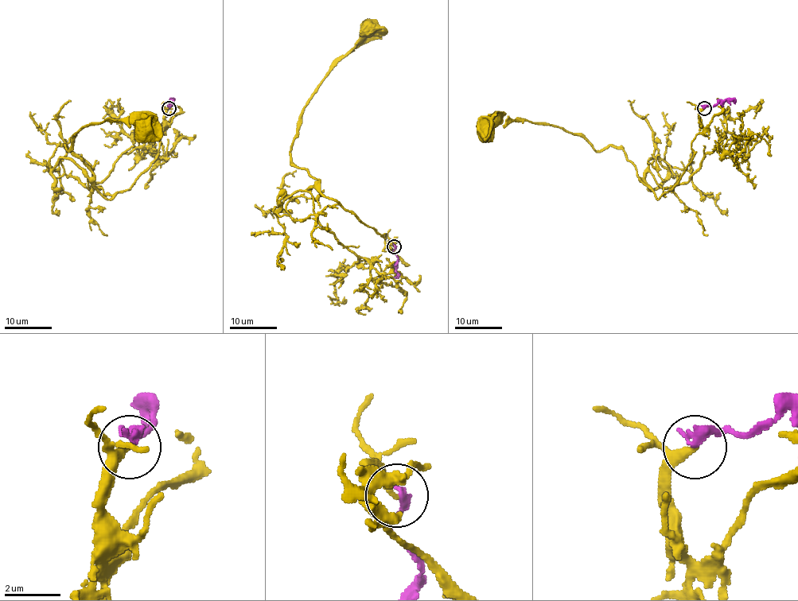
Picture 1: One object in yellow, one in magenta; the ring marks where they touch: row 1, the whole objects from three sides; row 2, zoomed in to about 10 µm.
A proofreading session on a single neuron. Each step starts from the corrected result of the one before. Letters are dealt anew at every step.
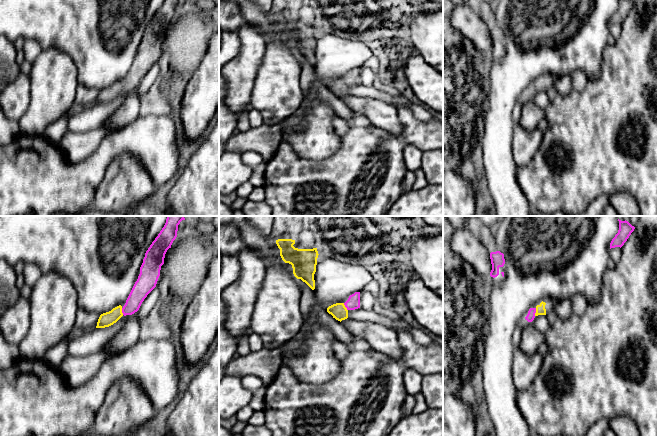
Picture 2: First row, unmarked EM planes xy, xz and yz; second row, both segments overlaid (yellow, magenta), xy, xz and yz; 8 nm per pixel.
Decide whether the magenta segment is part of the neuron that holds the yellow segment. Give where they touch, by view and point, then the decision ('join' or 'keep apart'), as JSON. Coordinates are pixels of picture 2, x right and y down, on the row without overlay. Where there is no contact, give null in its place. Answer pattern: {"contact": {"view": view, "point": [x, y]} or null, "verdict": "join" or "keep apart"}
{"contact": {"view": "yz", "point": [536, 88]}, "verdict": "join"}

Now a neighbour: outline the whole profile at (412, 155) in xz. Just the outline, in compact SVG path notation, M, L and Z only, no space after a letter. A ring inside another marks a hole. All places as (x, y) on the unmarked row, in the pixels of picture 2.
M408 145L404 148L403 160L407 170L416 172L421 168L422 154L423 151L413 145Z

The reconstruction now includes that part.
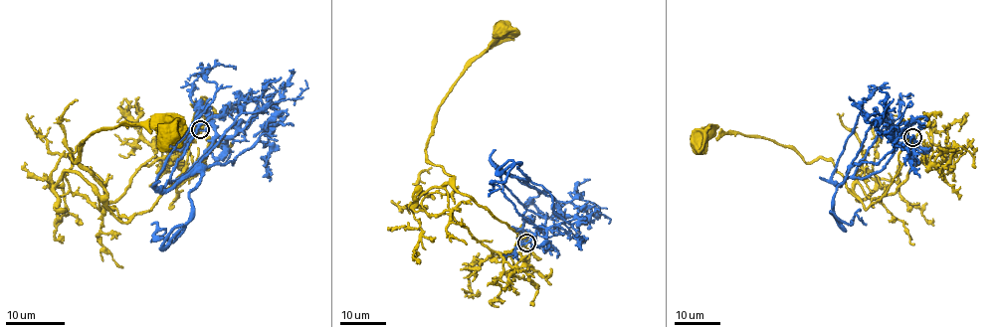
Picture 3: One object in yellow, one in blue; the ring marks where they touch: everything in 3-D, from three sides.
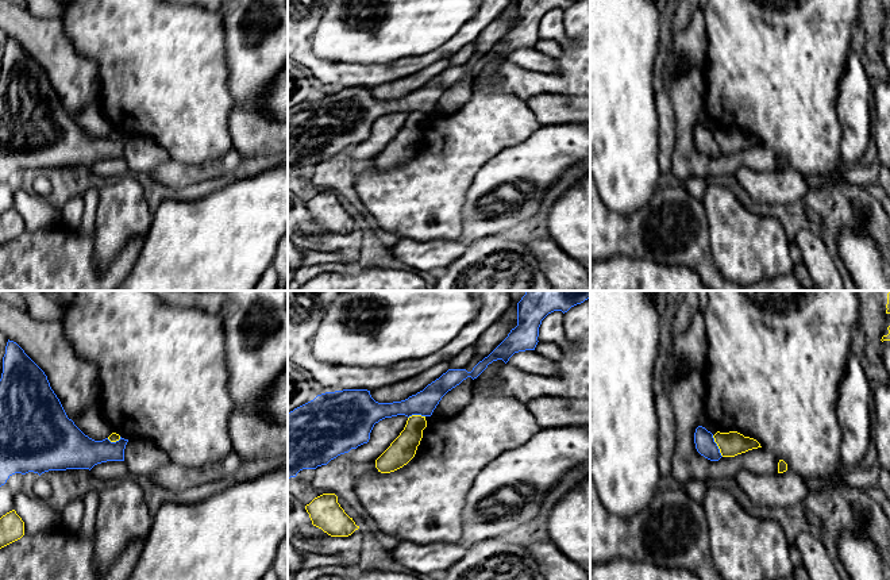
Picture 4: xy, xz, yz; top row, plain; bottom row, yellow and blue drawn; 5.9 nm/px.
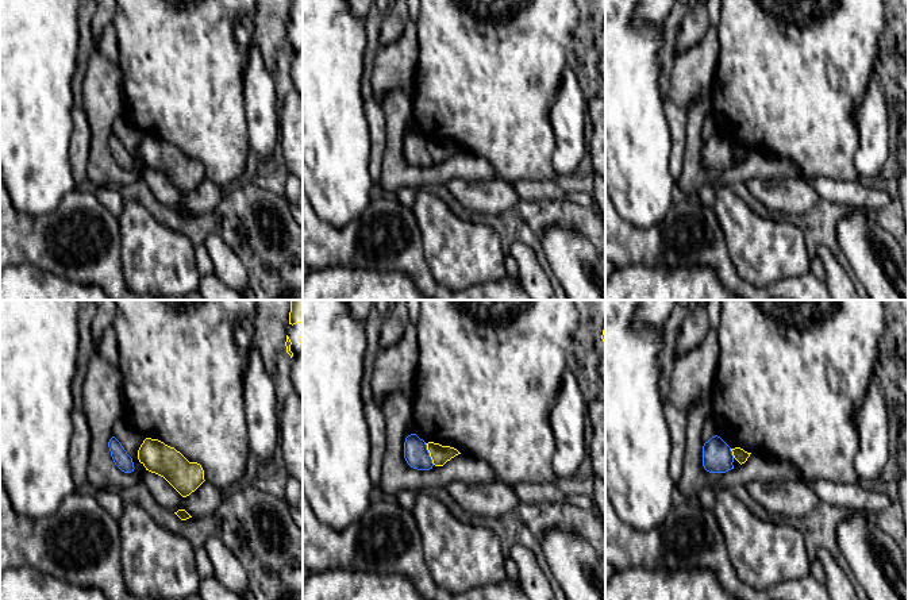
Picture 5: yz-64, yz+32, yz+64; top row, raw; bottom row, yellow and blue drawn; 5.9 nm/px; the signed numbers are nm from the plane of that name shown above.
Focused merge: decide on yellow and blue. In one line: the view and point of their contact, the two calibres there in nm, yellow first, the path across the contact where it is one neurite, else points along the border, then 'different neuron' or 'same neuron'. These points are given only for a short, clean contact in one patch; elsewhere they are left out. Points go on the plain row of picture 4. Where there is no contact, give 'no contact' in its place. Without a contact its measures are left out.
yz (717, 142) | 150/120 nm | different neuron

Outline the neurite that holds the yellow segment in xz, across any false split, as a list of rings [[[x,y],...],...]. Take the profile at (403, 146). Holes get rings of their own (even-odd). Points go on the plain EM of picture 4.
[[[409,114],[400,132],[375,157],[375,165],[378,169],[390,170],[407,162],[415,154],[425,124],[425,114]]]

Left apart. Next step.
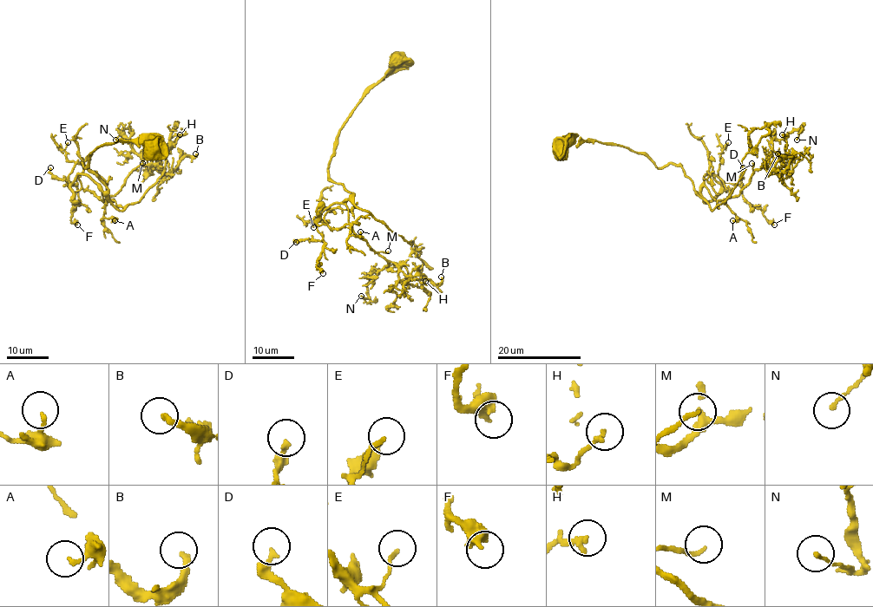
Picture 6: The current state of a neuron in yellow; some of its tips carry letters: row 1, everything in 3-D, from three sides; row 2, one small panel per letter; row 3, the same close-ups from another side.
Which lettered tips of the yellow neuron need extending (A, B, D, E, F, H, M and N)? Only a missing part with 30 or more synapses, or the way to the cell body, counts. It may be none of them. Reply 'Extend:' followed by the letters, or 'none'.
Extend: B, M

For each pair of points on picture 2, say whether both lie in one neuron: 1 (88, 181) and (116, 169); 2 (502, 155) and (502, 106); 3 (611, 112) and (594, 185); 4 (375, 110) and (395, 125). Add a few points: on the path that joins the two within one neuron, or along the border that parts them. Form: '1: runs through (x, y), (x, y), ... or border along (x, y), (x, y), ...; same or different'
1: border along (118, 155), (108, 165), (93, 195); different
2: runs through (502, 143), (502, 118); same
3: runs through (611, 130), (594, 149), (594, 167); same
4: runs through (380, 114), (390, 121); same

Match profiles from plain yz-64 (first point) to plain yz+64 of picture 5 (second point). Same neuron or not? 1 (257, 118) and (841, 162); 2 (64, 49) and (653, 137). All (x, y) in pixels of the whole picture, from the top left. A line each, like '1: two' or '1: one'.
1: two
2: one

